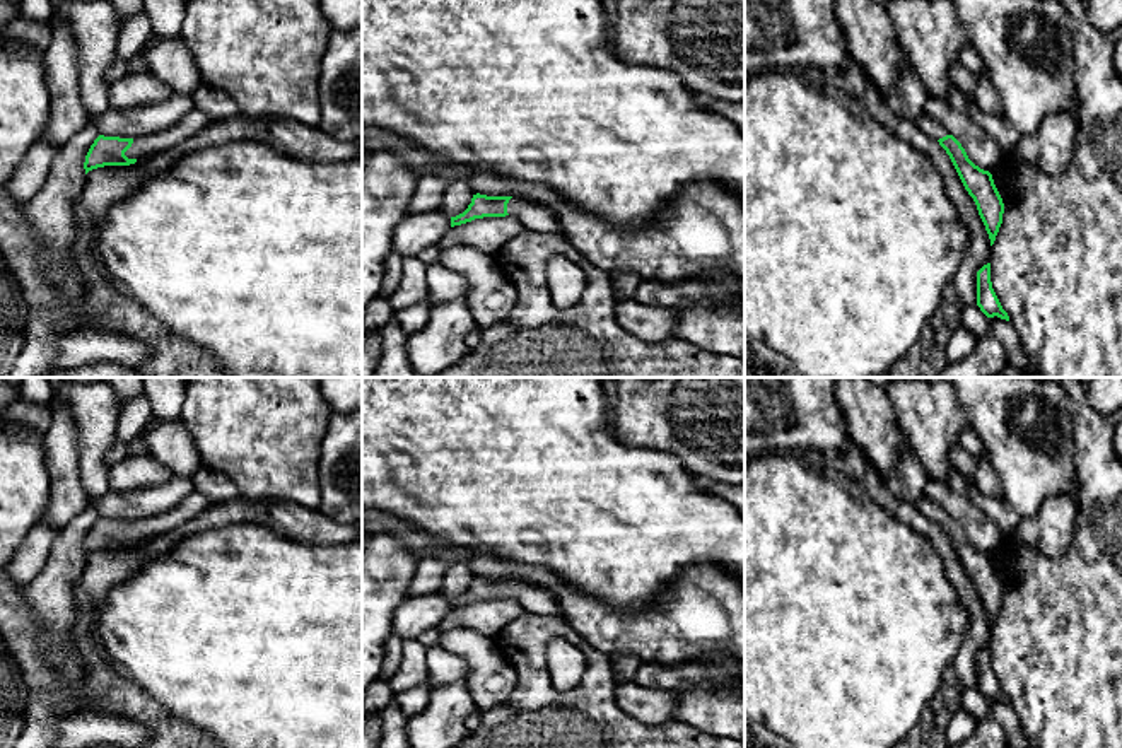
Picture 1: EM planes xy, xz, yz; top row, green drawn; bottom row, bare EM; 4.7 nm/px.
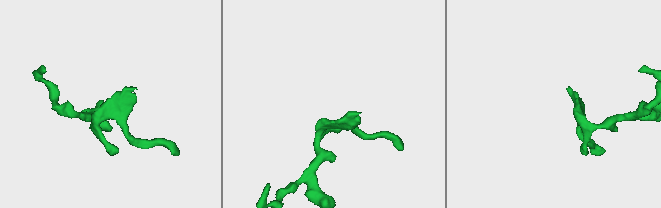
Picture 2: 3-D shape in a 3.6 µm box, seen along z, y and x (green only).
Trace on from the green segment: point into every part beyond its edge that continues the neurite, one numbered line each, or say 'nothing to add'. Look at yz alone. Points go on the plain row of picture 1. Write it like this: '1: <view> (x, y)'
1: yz (933, 511)

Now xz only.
1: xz (533, 598)

